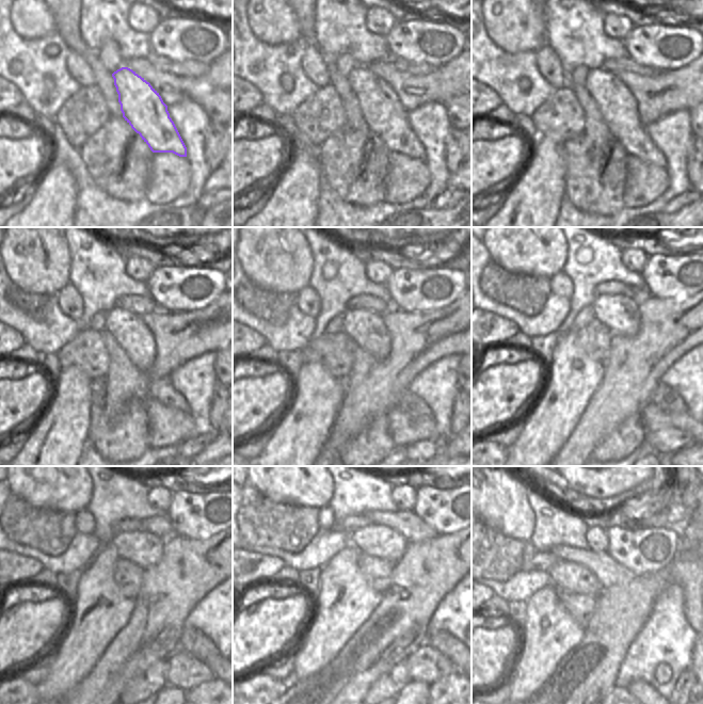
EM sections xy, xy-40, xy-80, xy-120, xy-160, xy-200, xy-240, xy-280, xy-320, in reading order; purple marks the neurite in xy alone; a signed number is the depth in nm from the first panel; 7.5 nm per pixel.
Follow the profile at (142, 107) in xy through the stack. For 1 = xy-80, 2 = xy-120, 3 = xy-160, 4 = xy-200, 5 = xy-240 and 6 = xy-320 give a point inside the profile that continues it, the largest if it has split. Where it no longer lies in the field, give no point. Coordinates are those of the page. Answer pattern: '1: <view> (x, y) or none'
1: xy-80 (618, 106)
2: xy-120 (131, 333)
3: xy-160 (366, 328)
4: xy-200 (617, 315)
5: xy-240 (138, 550)
6: xy-320 (568, 576)

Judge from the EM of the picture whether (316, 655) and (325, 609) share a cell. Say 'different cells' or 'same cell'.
same cell

